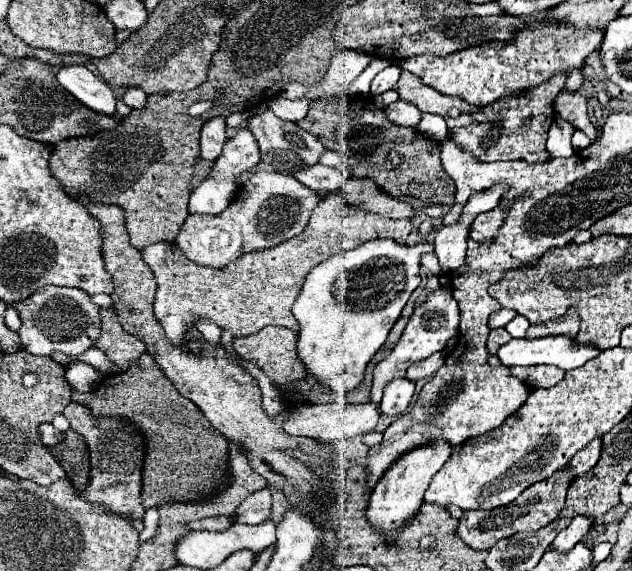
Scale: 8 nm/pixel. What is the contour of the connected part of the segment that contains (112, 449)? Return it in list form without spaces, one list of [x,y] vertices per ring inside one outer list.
[[[70,403],[62,415],[70,421],[70,429],[74,429],[86,439],[90,451],[90,481],[86,489],[80,493],[80,497],[84,497],[84,501],[102,505],[106,511],[114,515],[126,517],[136,531],[142,531],[144,529],[142,523],[144,507],[140,503],[142,461],[144,461],[142,435],[126,419],[120,417],[96,419],[90,415],[88,407],[78,403]]]

